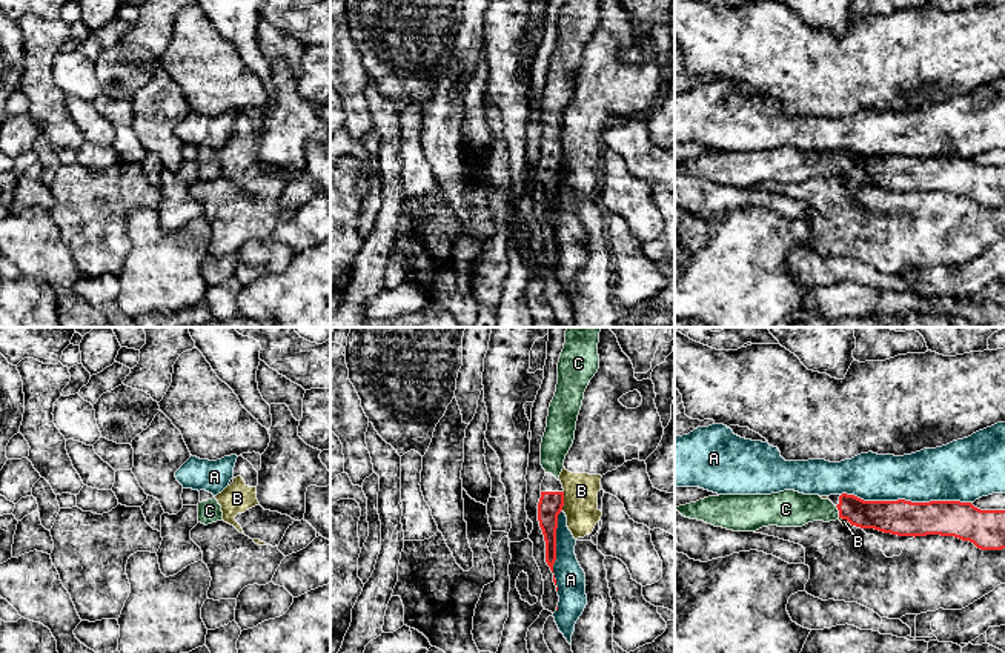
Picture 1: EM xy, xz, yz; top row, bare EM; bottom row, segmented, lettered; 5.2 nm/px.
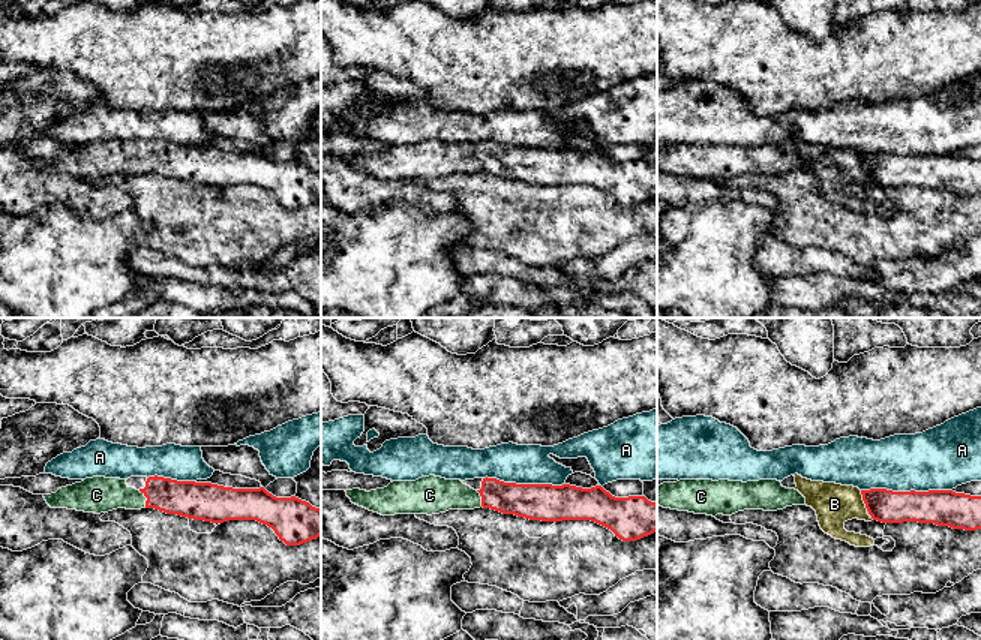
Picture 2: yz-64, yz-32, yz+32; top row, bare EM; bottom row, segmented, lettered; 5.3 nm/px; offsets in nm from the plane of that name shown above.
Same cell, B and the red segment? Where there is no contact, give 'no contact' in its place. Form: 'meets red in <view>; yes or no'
meets red in xz; no

